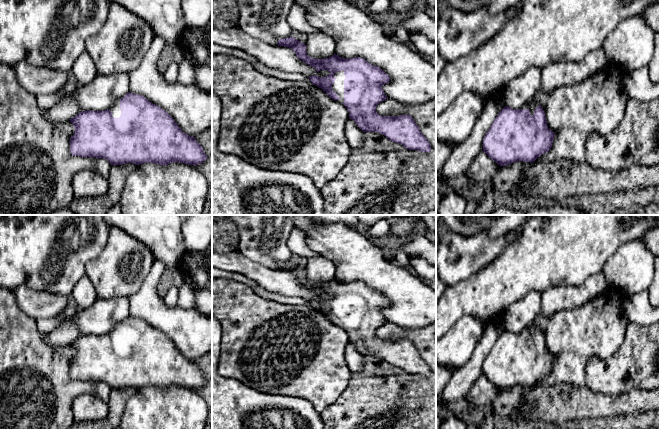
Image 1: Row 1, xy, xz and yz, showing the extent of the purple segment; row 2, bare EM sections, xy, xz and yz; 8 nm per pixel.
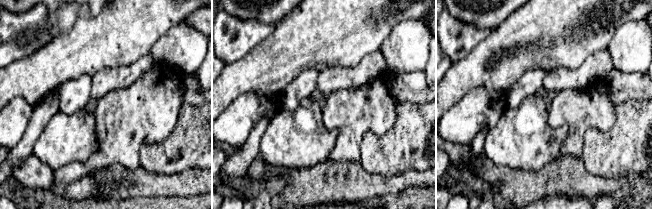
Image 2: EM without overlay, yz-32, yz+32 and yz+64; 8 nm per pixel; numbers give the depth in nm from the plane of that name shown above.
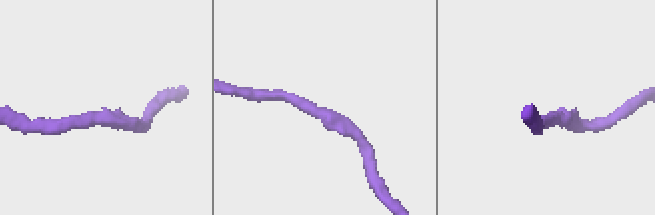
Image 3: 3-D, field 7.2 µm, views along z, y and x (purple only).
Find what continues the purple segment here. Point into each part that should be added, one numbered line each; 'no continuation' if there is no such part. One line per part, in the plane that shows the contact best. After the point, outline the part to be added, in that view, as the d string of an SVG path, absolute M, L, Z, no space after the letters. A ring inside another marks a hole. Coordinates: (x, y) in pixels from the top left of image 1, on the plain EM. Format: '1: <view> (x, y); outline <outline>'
1: xz (338, 310); outline M339 295L334 298L336 304L332 309L332 314L337 318L340 322L341 327L343 328L344 325L344 295Z

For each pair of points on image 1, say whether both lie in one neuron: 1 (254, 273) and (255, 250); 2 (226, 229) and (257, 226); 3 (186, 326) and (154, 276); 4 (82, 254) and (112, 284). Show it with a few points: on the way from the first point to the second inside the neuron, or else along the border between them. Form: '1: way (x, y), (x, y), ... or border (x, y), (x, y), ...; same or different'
1: border (237, 249), (248, 258), (277, 270); different
2: border (236, 225), (238, 233), (237, 249); different
3: way (172, 319), (152, 299), (152, 290); same
4: border (105, 244), (102, 251), (86, 264), (84, 274); different

